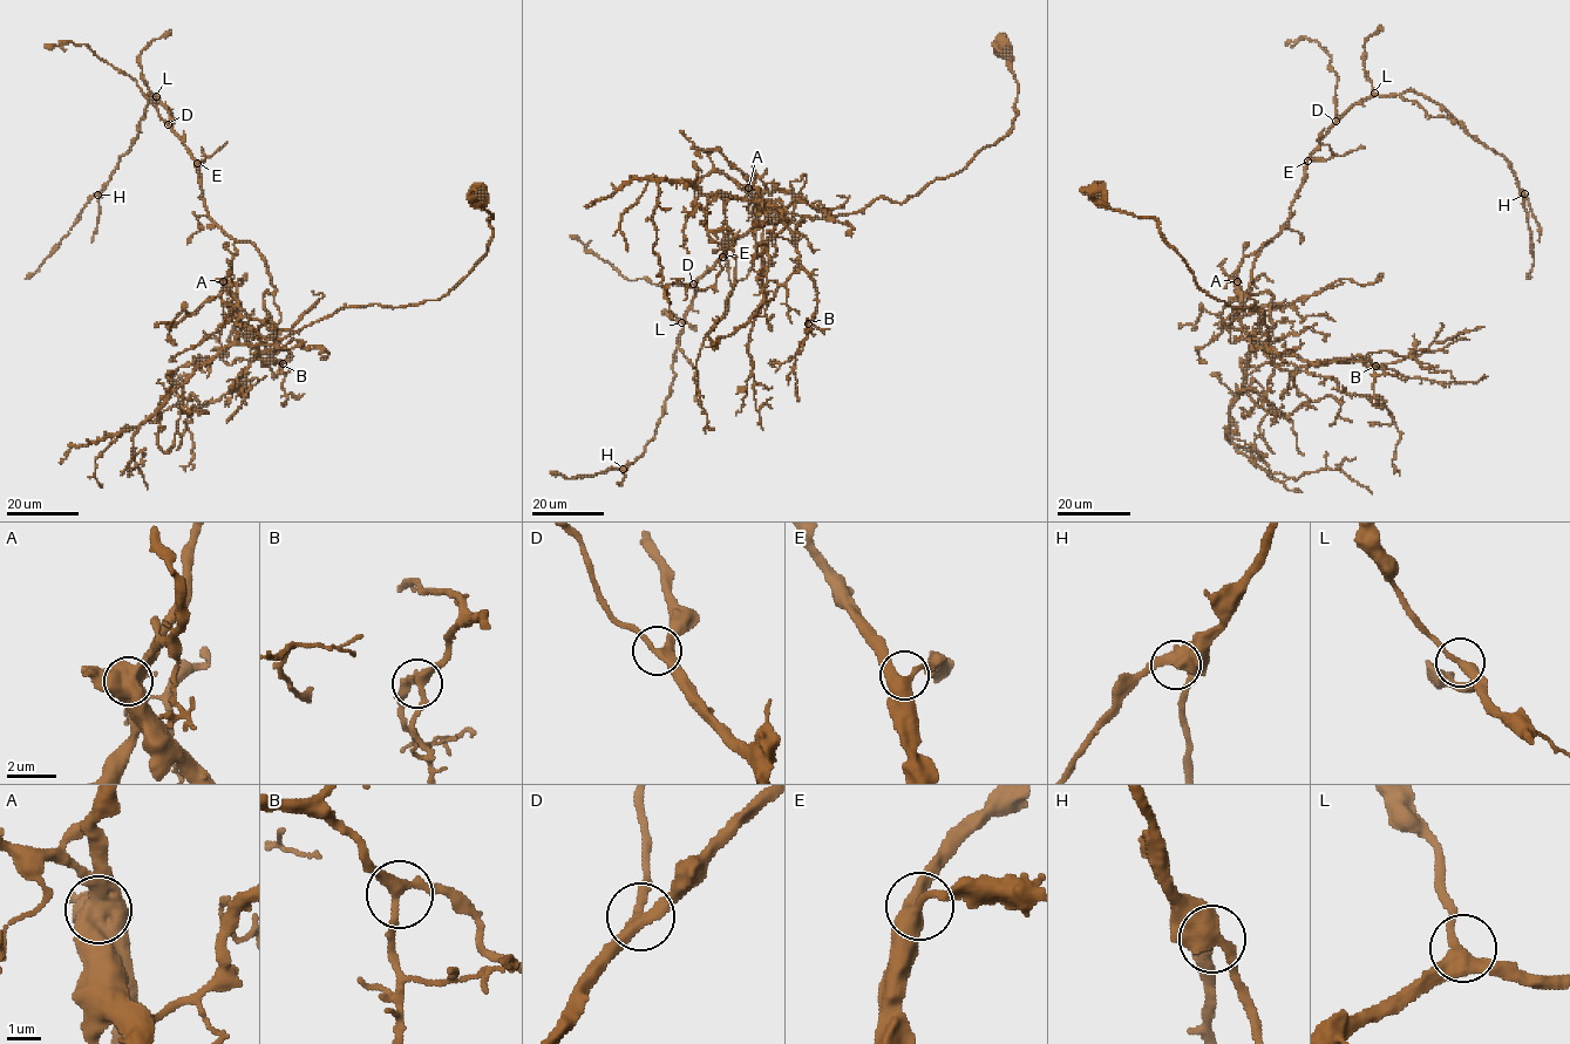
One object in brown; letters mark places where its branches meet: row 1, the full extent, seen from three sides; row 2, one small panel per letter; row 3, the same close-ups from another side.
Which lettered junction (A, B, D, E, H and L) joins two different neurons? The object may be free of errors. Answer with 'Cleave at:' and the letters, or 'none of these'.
Cleave at: A

